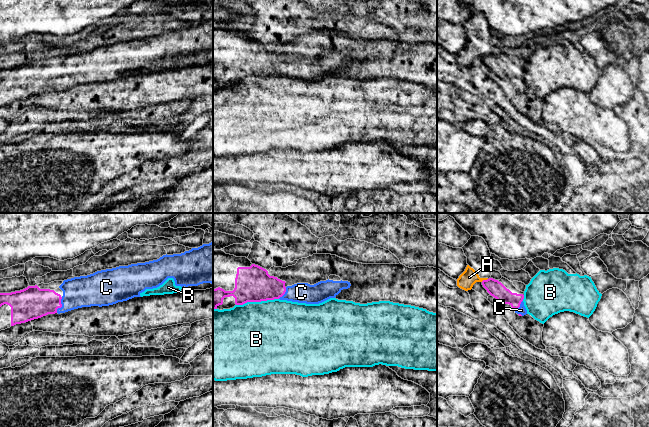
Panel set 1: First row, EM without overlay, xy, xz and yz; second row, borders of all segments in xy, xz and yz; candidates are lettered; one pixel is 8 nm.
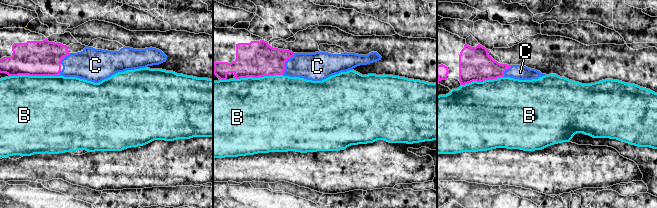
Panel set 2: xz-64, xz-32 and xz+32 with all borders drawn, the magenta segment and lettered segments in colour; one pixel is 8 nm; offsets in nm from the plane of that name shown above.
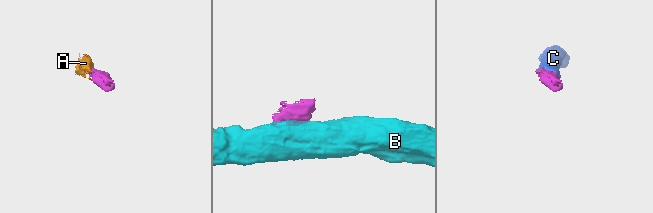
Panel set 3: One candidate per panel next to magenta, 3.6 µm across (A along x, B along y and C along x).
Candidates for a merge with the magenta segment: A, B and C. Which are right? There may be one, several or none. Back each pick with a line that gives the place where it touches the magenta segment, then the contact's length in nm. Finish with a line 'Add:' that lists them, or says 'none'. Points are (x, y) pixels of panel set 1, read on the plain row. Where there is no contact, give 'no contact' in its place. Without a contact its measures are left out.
C: contact xy (61, 81); length 140 nm
Add: C

